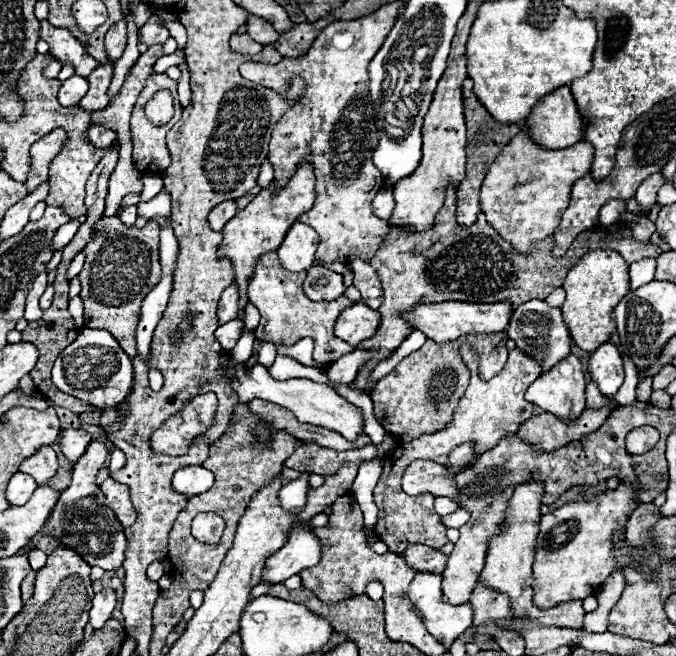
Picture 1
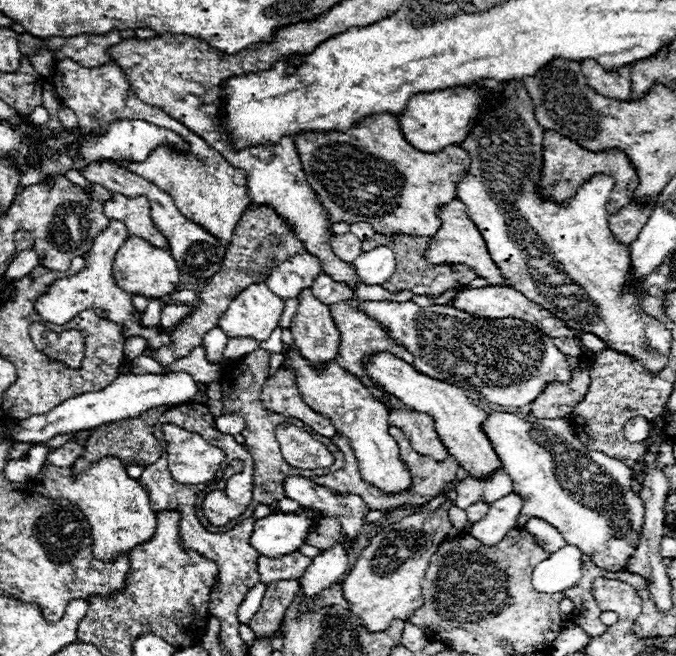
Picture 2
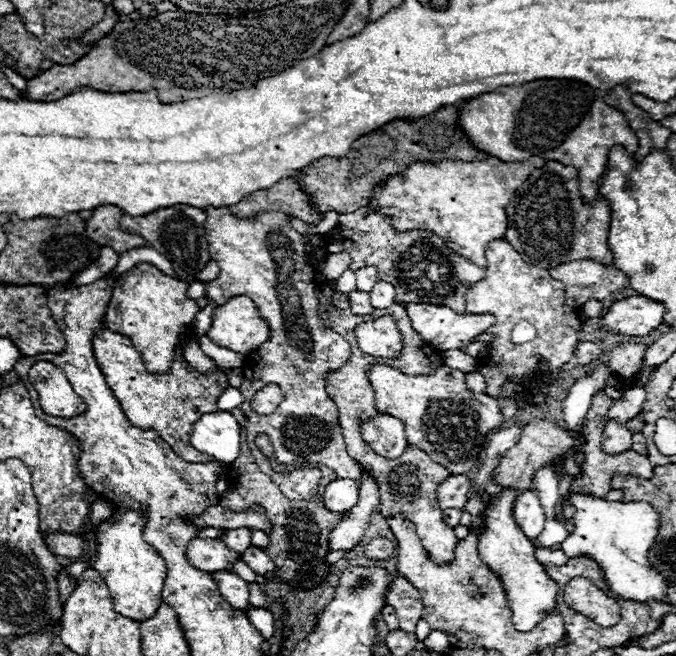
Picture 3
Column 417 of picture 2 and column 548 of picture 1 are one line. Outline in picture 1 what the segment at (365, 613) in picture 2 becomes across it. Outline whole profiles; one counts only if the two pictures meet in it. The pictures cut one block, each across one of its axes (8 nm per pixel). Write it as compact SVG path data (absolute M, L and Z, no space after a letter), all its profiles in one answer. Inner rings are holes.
M620 484L616 490L606 490L590 500L568 502L562 508L542 516L532 566L536 608L554 608L556 604L584 600L586 596L598 594L598 586L612 574L612 568L628 566L632 562L632 550L624 540L620 552L612 550L612 532L622 528L632 510L638 506L632 492L632 486Z

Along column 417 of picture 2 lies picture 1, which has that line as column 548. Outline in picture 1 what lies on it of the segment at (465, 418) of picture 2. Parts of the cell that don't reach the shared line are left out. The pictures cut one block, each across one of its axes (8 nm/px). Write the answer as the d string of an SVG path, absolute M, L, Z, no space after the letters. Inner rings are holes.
M570 354L528 386L526 400L546 412L554 412L558 418L576 418L586 406L584 390L582 362Z

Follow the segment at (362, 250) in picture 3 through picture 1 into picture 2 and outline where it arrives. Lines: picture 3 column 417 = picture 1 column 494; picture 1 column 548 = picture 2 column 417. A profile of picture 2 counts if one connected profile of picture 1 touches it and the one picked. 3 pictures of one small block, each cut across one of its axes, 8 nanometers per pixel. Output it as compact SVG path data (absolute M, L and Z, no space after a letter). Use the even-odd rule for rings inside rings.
M374 234L370 240L364 240L362 242L362 250L372 250L376 246L388 246L396 252L396 272L386 280L384 288L394 292L394 290L400 290L400 288L408 288L412 290L414 294L428 294L428 296L434 296L434 294L440 294L440 292L446 292L448 288L456 288L456 286L464 286L468 282L472 282L474 278L478 278L478 274L468 268L468 266L462 266L462 268L452 268L452 264L428 264L424 258L422 258L422 250L428 246L428 240L426 238L418 238L418 236L404 236L404 234L396 234L396 236L384 236L384 234Z

